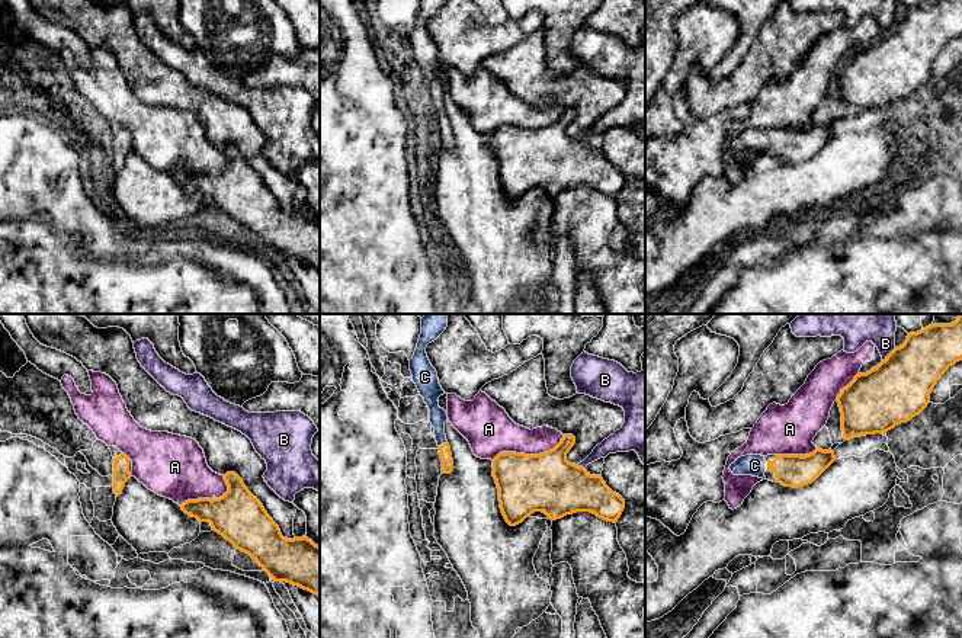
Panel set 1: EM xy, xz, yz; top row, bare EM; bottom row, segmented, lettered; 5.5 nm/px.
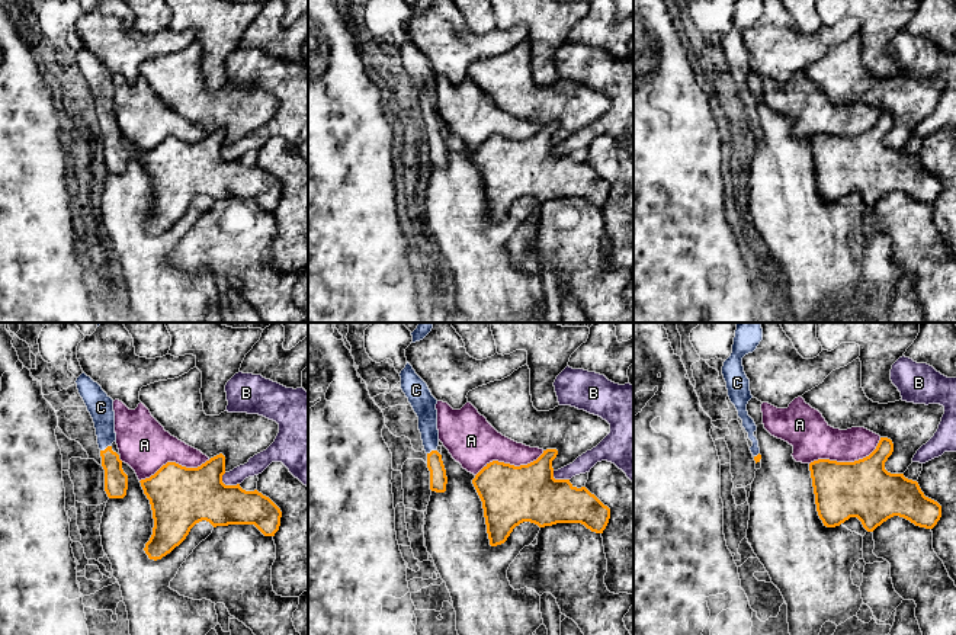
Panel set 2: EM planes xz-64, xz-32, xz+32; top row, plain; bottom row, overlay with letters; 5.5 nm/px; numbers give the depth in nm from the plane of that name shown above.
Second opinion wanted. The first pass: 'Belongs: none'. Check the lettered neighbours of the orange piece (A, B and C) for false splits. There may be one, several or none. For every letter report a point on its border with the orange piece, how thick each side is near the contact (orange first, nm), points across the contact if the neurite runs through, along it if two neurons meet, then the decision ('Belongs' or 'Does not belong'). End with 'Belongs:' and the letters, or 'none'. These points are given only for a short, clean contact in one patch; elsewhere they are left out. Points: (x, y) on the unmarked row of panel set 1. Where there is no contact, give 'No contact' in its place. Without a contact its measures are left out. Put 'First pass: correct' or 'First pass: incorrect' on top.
First pass: incorrect
A: Touches orange at xz (528, 130). Thickness 320 nm (orange) against 260 nm. Does not belong
B: Touches orange at yz (888, 29). Thickness 360 nm (orange) against 130 nm. Does not belong
C: Touches orange at xz (443, 118). Thickness 70 nm (orange) against 100 nm. Path across: xz (445, 128), (443, 118), (438, 90). Belongs
Belongs: C

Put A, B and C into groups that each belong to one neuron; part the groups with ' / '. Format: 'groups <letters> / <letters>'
groups A / B / C

